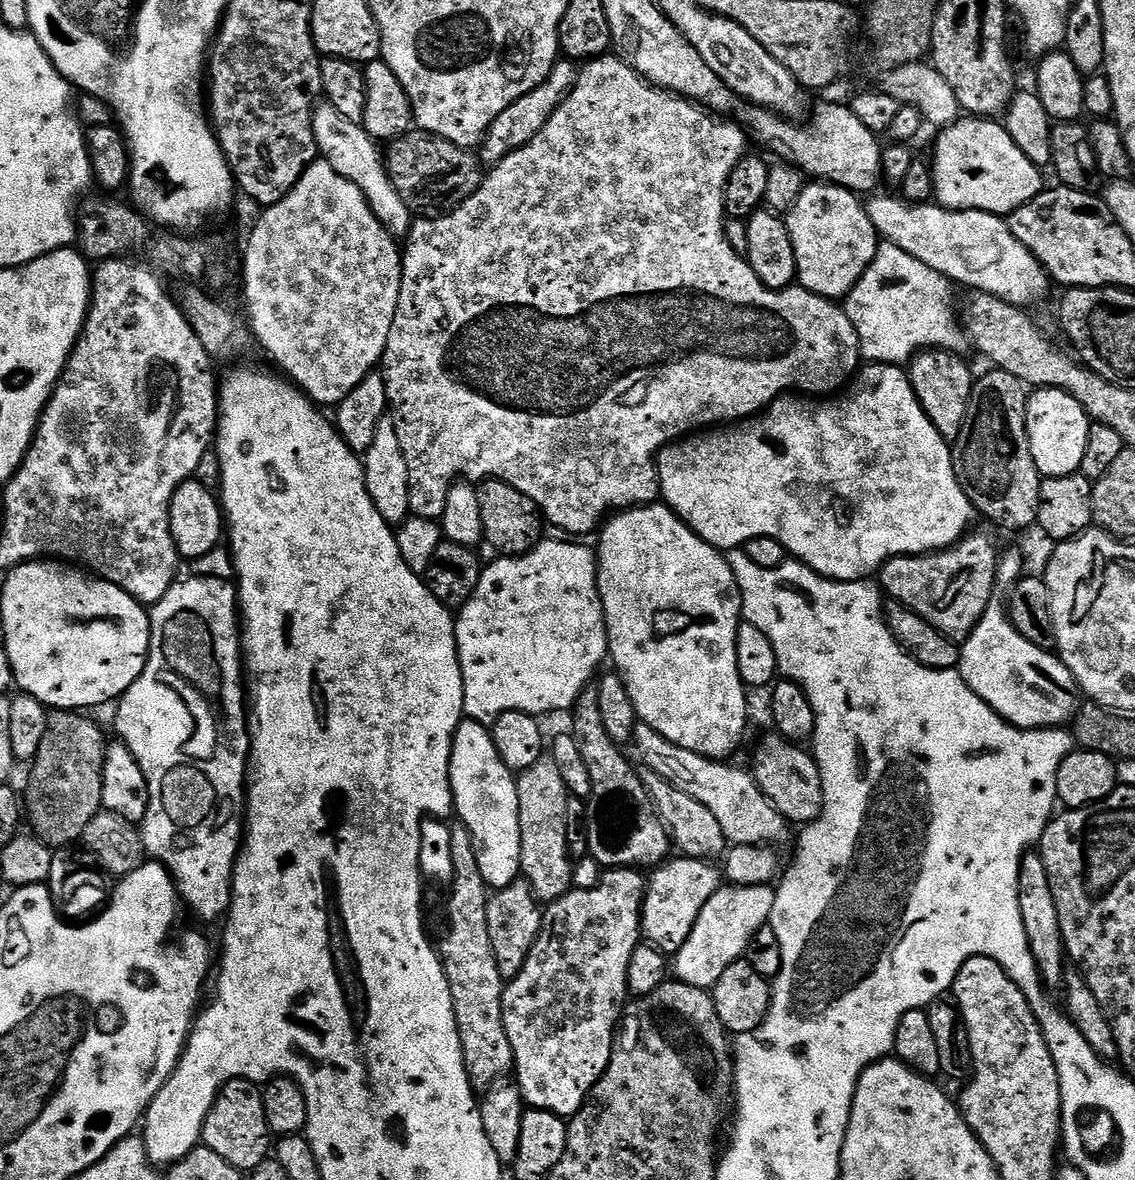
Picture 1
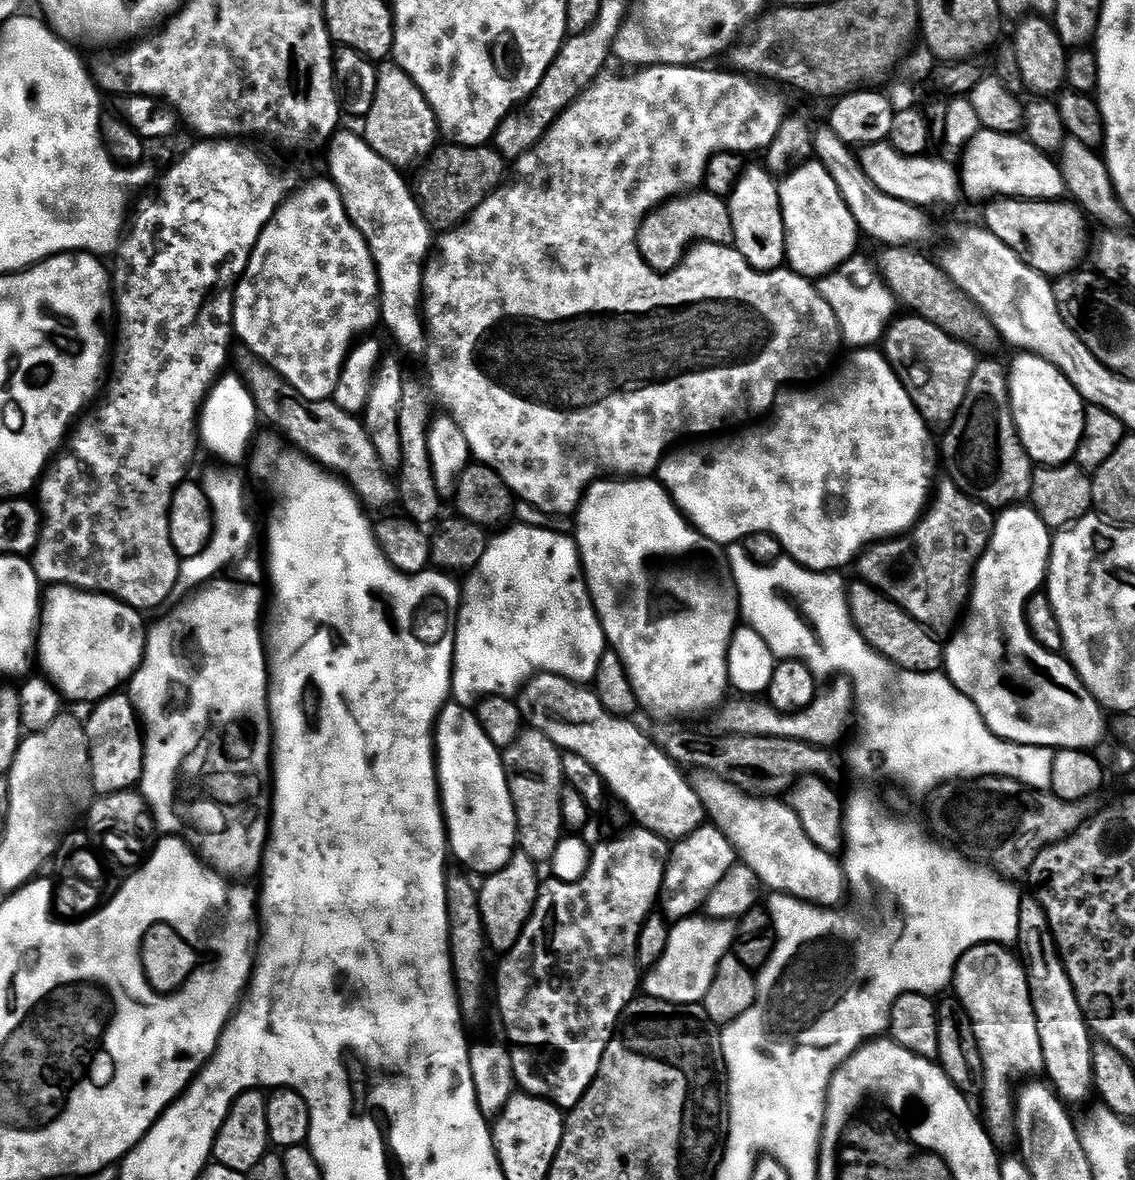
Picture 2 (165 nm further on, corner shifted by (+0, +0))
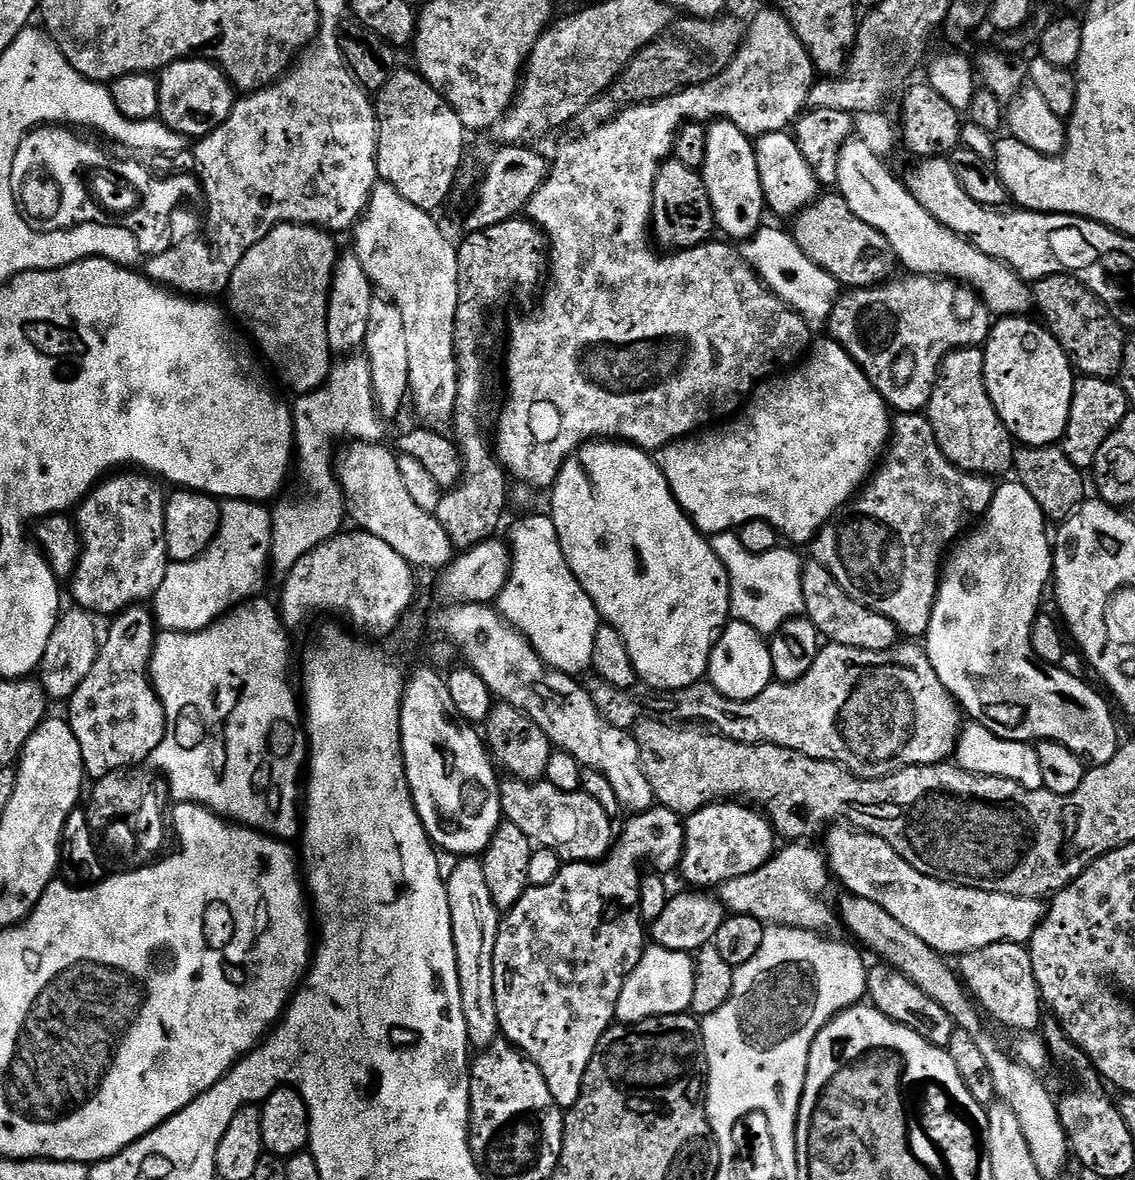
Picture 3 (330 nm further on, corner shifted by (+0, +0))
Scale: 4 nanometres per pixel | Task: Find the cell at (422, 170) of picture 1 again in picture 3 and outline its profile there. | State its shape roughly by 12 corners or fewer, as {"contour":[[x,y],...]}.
{"contour":[[532,146],[492,156],[468,232],[519,217],[546,182]]}

